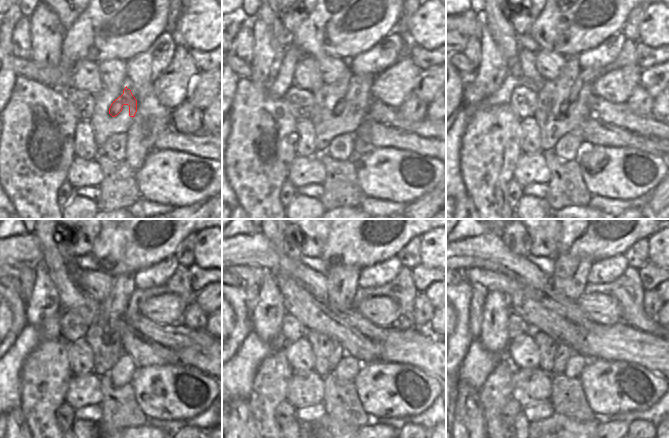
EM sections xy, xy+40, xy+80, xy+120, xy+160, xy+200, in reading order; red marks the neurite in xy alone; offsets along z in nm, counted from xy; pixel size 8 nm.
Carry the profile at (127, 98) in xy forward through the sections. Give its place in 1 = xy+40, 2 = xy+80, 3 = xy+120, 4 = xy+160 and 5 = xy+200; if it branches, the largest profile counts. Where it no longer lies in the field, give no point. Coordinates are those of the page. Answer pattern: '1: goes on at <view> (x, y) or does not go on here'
1: goes on at xy+40 (359, 96)
2: goes on at xy+80 (582, 92)
3: goes on at xy+120 (180, 284)
4: goes on at xy+160 (402, 289)
5: goes on at xy+200 (627, 289)

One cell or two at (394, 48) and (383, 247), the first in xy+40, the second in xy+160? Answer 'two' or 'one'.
two

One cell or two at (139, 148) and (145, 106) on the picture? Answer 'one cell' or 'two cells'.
one cell

